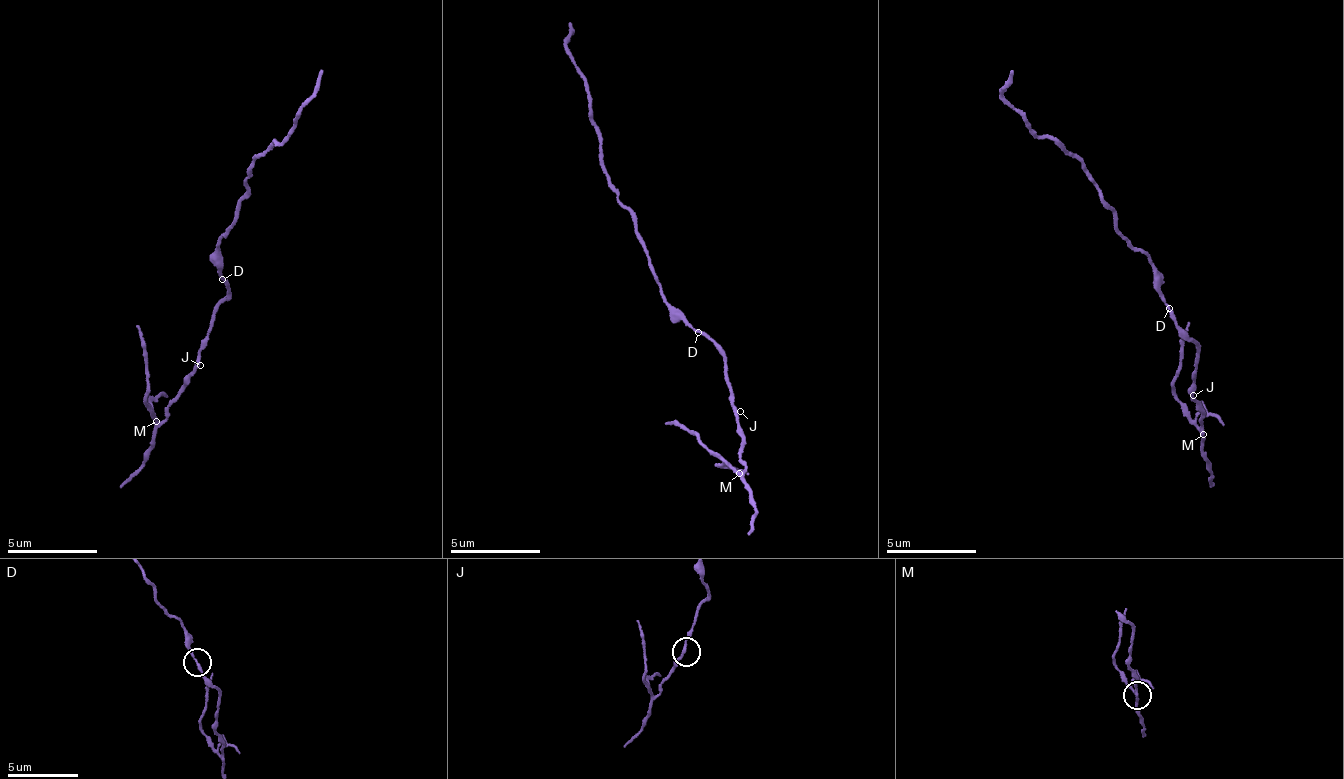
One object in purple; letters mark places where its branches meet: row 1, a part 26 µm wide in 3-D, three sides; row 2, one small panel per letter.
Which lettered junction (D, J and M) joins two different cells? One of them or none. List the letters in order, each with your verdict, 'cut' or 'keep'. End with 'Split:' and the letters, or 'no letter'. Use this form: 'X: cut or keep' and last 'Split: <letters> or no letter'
D: keep
J: keep
M: cut
Split: M

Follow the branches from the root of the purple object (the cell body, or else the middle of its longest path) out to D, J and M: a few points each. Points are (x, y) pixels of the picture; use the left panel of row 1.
D: (220, 266), (222, 279)
J: (220, 266), (220, 278), (228, 298), (218, 305), (214, 325), (208, 328), (200, 365)
M: (220, 266), (228, 298), (218, 305), (214, 325), (208, 328), (200, 365), (166, 409), (166, 420), (156, 420)

